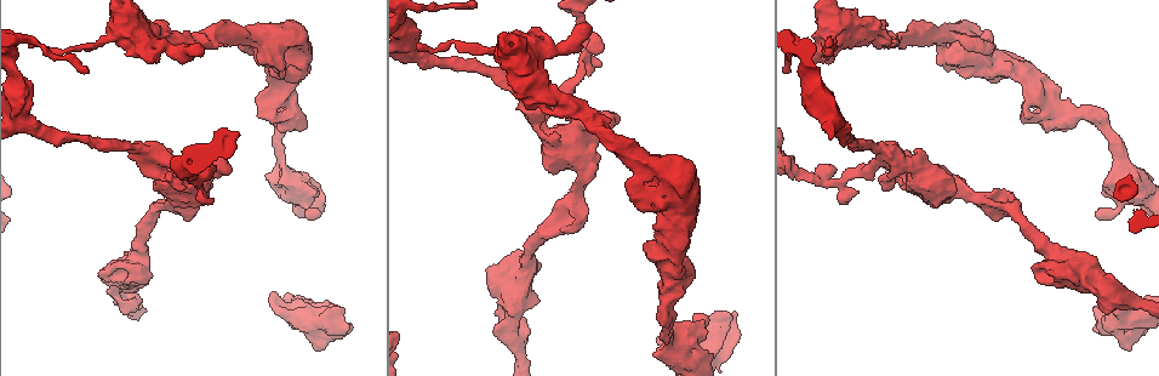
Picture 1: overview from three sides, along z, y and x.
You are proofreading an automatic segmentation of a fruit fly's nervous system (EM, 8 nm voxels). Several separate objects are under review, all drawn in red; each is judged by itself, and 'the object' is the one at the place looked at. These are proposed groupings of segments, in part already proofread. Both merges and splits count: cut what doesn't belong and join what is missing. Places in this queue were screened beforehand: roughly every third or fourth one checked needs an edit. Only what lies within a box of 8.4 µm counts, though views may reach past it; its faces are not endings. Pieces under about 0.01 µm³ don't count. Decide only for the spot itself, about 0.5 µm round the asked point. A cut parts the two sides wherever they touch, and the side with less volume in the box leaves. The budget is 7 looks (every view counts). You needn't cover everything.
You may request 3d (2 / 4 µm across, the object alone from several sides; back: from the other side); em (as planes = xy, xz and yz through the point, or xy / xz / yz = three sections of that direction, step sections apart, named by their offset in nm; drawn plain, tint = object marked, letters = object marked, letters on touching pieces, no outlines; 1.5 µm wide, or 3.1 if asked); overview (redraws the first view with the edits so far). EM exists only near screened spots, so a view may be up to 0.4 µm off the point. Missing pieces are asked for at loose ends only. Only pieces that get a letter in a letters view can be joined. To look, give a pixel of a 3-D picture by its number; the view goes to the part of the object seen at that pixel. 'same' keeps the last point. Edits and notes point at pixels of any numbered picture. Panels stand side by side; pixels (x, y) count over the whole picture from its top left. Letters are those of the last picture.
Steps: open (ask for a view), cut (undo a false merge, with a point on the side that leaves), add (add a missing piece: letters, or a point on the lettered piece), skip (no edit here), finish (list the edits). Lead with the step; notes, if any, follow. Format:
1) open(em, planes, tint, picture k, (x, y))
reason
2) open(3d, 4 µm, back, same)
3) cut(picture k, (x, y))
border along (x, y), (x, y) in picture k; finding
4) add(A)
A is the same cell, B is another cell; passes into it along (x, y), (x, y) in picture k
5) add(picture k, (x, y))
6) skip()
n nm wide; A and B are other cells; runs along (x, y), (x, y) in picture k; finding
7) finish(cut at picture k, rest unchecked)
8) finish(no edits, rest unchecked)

open(3d, 2 µm, picture 1, (102, 37))
two arms at a narrow angle

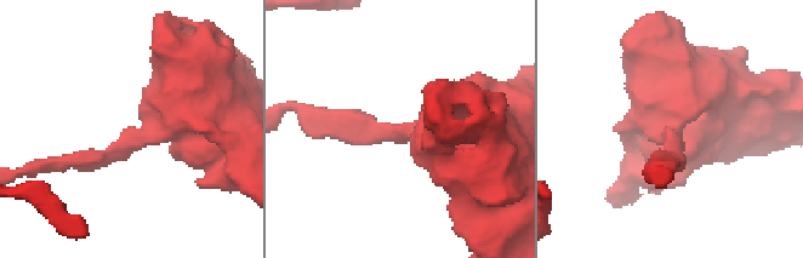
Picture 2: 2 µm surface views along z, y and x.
open(em, yz, step 4, tint, picture 2, (670, 136))
4 arms; now the EM

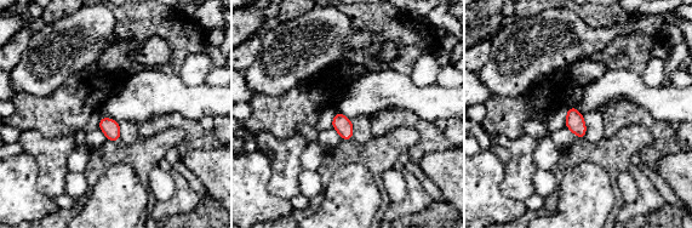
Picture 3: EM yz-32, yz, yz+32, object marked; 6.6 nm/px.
open(em, planes, letters, same)
cut it another way

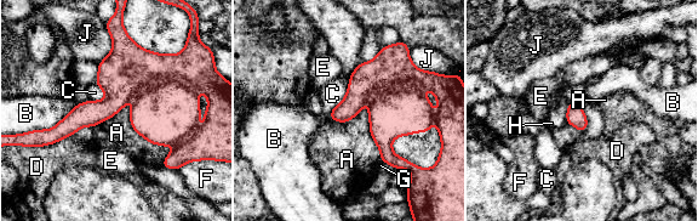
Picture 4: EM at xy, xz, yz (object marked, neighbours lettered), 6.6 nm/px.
skip()
A, B, C, D, E, F, G, H and J are other cells; border along (133, 102), (130, 125), (170, 146) in picture 4; continuous, no second neuron

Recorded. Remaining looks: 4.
open(em, planes, plain, picture 1, (943, 203))
thick end

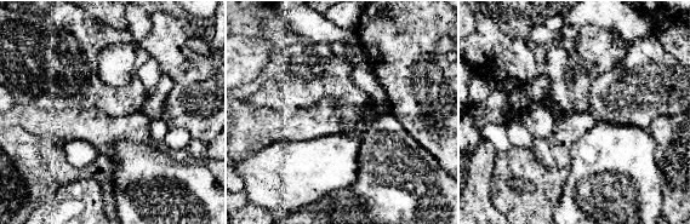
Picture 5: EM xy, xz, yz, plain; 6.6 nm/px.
open(em, planes, letters, same)
see the neighbours

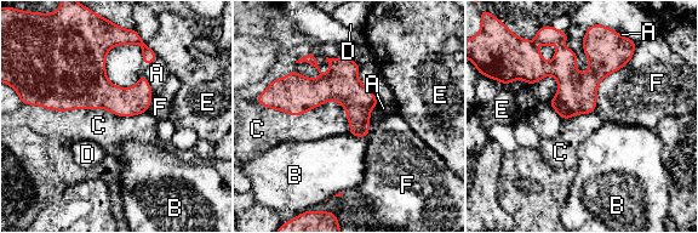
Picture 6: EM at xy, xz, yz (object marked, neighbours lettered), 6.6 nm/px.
skip()
A, B, C, D, E and F are other cells; border along (33, 103), (147, 112) in picture 6; no lettered piece goes on from it

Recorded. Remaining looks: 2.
open(3d, 2 µm, picture 1, (200, 182))
thick turns thin

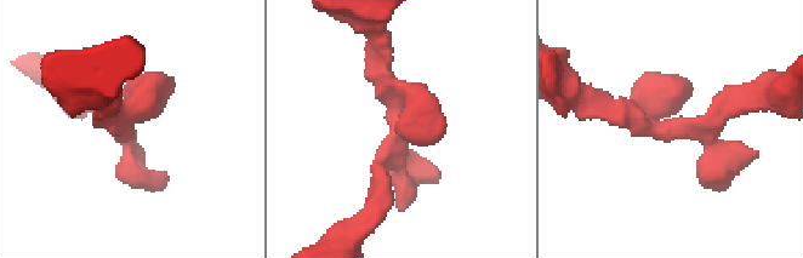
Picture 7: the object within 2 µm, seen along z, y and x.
open(em, planes, letters, picture 7, (688, 131))
shape alone is not enough

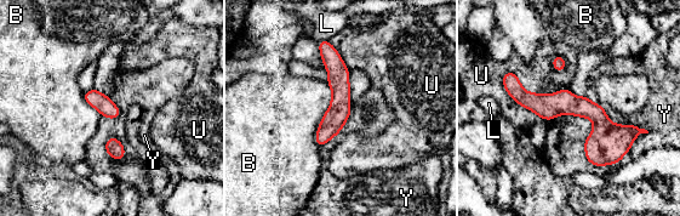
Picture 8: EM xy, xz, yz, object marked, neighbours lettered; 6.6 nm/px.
skip()
B, L, U and Y are other cells; runs along (506, 81), (636, 130) in picture 8; continuous, no second neuron

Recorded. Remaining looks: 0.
finish(no edits, rest unchecked)

